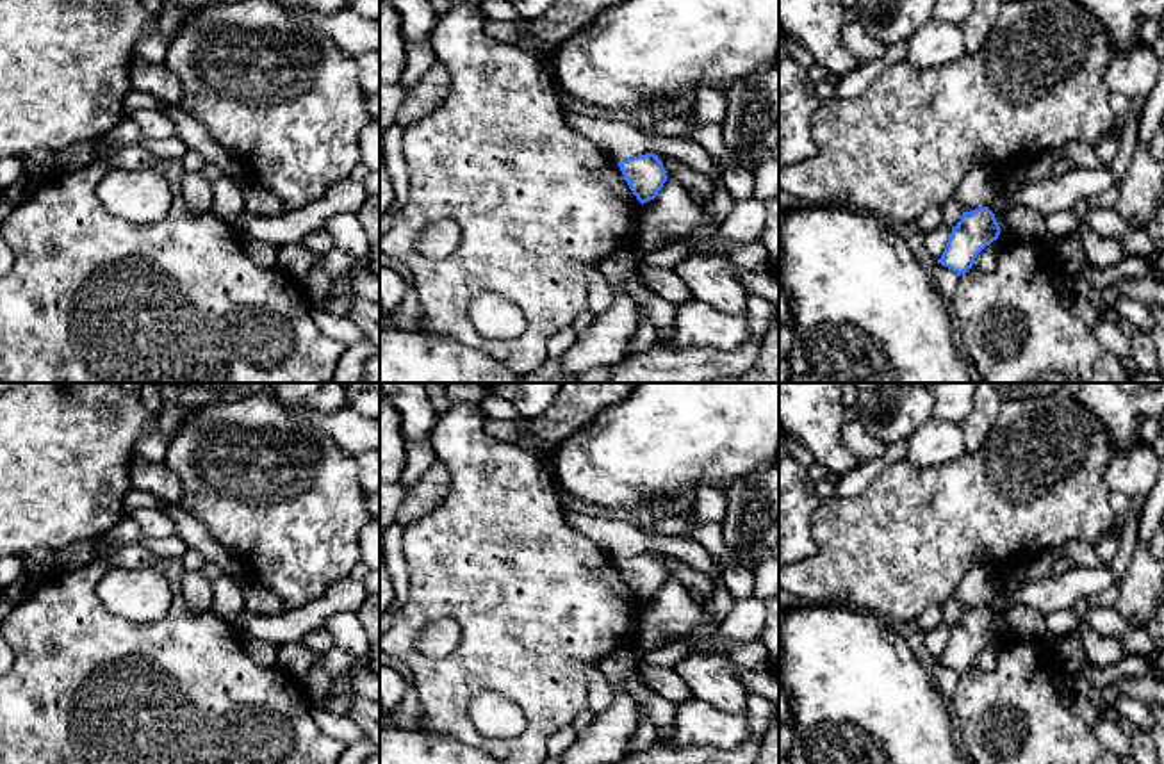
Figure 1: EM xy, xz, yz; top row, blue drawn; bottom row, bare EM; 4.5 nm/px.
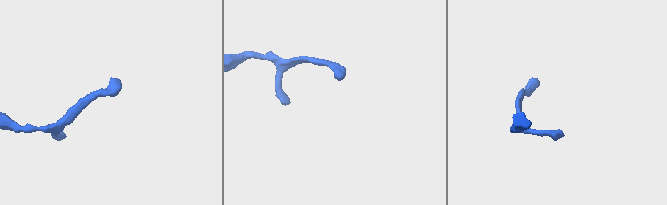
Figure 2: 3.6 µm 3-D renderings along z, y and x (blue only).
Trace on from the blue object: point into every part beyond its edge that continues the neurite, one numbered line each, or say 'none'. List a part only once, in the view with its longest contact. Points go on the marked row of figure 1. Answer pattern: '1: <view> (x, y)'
none

